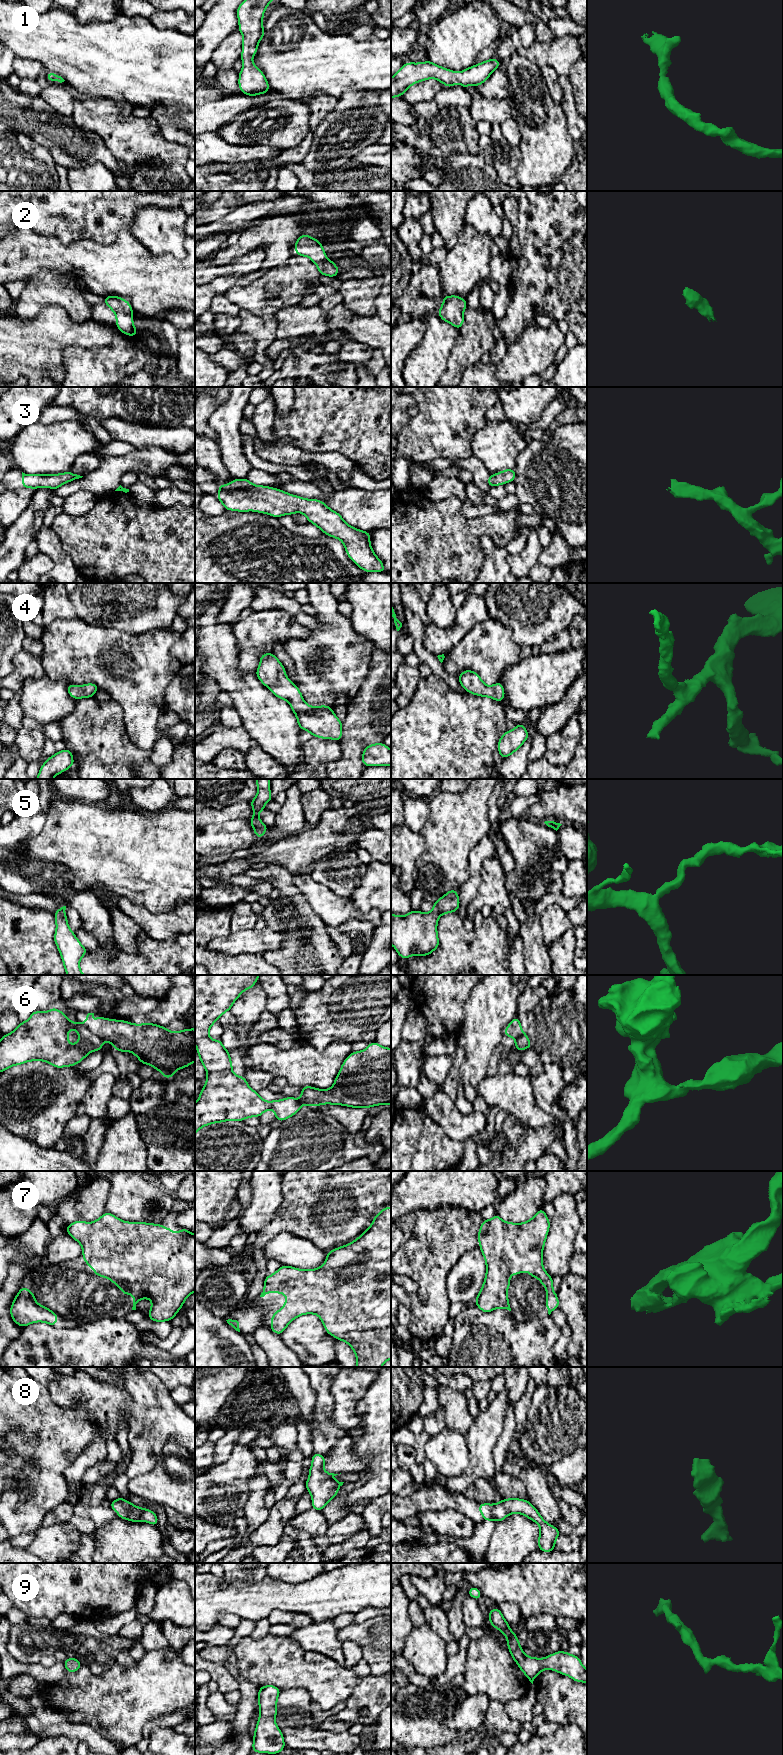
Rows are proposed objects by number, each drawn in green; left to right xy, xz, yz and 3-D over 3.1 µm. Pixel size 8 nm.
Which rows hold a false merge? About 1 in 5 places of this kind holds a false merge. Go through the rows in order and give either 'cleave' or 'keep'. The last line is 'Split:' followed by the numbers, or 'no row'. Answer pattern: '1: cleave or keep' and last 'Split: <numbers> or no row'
1: keep
2: keep
3: keep
4: keep
5: keep
6: cleave
7: keep
8: keep
9: keep
Split: 6

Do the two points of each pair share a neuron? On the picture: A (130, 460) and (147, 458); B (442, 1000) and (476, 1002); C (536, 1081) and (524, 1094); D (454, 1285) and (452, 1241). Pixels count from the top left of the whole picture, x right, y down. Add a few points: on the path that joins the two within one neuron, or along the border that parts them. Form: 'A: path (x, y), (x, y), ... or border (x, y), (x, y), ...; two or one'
A: path (134, 460), (143, 460); one
B: border (476, 985), (465, 1003), (462, 1024); two
C: border (528, 1077), (535, 1103), (541, 1108); two
D: border (471, 1250), (468, 1250), (450, 1269), (445, 1287); two

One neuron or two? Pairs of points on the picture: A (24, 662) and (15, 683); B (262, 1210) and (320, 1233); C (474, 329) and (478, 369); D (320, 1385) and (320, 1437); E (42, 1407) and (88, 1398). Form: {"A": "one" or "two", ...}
{"A": "one", "B": "two", "C": "two", "D": "one", "E": "two"}

